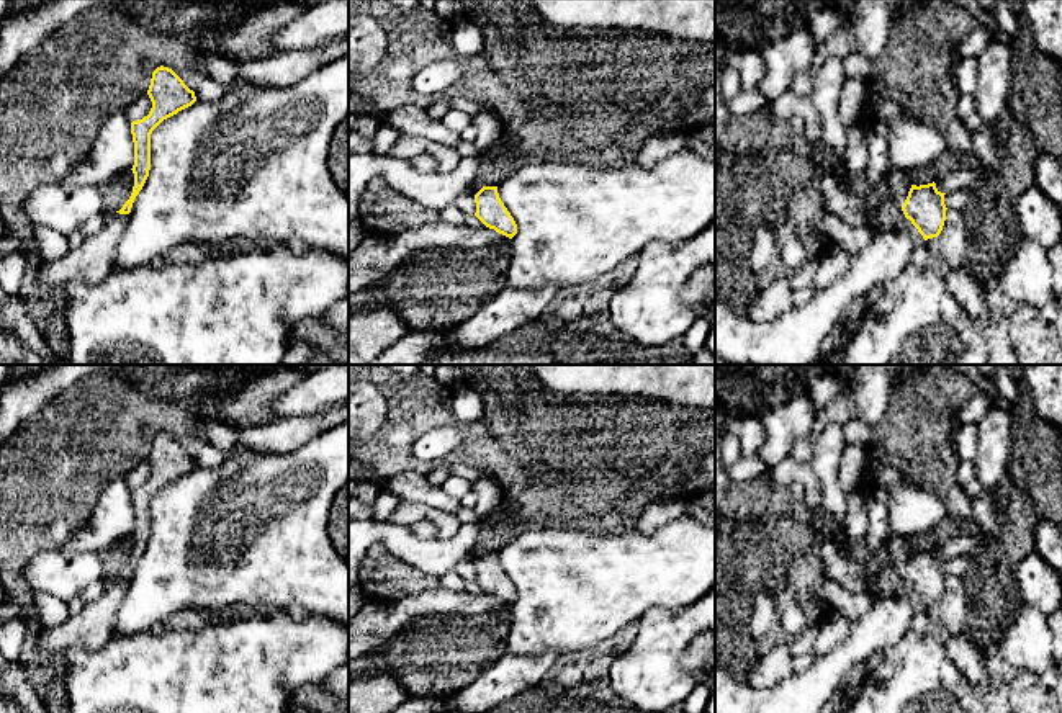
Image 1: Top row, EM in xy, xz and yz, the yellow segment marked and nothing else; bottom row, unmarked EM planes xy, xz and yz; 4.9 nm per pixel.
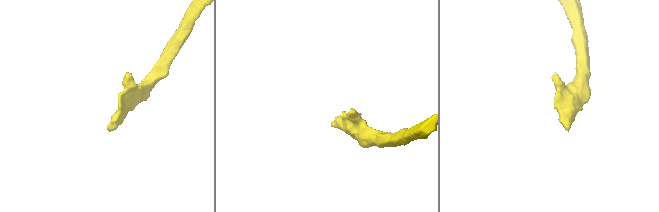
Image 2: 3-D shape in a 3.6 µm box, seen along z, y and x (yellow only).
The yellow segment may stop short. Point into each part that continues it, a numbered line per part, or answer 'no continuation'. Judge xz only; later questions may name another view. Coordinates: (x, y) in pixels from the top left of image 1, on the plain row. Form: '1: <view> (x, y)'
no continuation

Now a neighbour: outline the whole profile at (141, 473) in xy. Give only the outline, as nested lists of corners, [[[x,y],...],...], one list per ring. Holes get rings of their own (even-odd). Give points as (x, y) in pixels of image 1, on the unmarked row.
[[[142,461],[139,463],[133,471],[129,471],[126,476],[124,476],[124,481],[129,487],[137,487],[137,486],[142,486],[144,482],[149,481],[152,474],[152,468],[149,464],[149,461]]]

